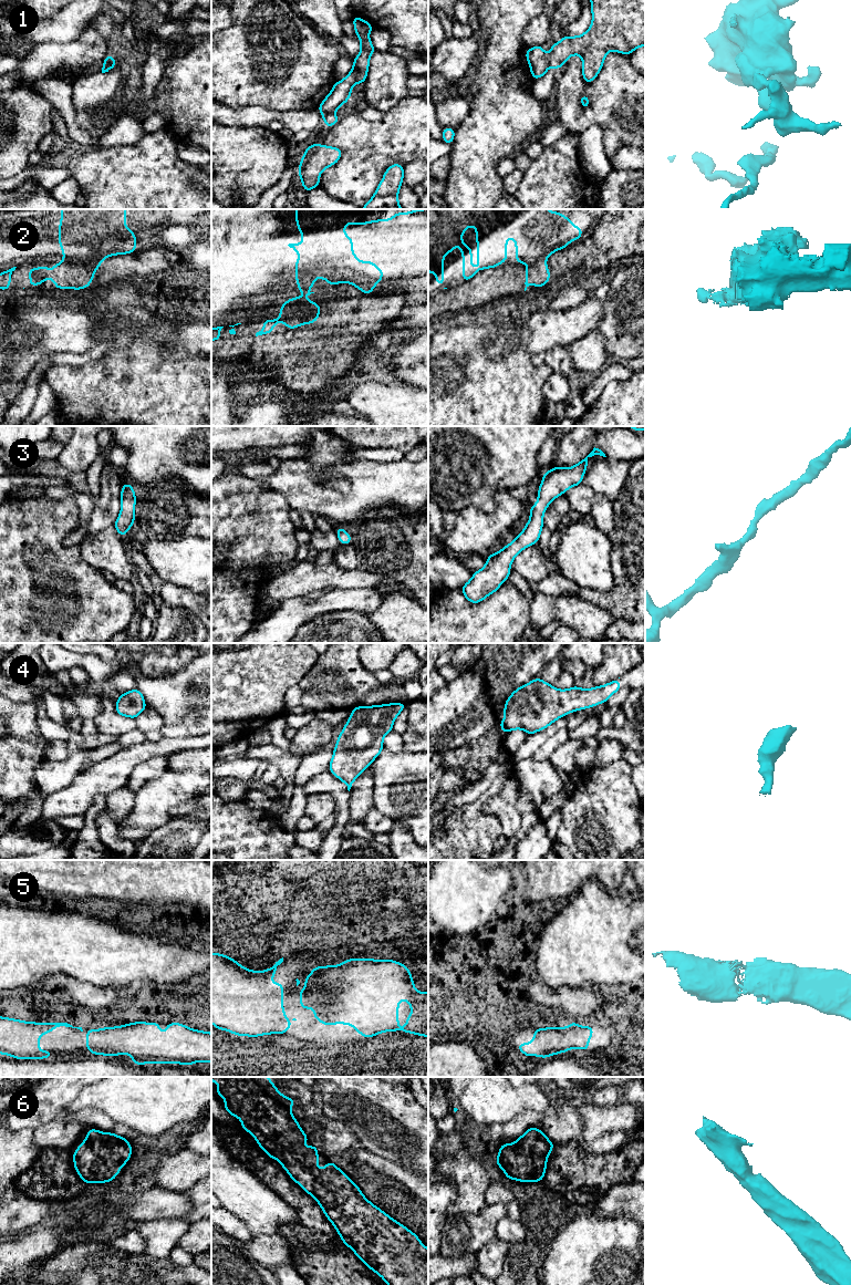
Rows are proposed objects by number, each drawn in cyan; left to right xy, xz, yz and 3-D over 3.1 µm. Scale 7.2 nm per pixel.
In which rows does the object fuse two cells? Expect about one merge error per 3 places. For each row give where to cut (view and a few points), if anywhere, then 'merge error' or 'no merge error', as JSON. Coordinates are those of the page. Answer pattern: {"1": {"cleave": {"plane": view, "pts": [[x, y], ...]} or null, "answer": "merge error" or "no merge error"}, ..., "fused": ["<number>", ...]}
{"1": {"cleave": {"plane": "xz", "pts": [[333, 112], [323, 116]]}, "answer": "merge error"}, "2": {"cleave": {"plane": "xy", "pts": [[63, 261], [95, 262], [99, 266]]}, "answer": "merge error"}, "3": {"cleave": null, "answer": "no merge error"}, "4": {"cleave": null, "answer": "no merge error"}, "5": {"cleave": null, "answer": "no merge error"}, "6": {"cleave": null, "answer": "no merge error"}, "fused": ["1", "2"]}

